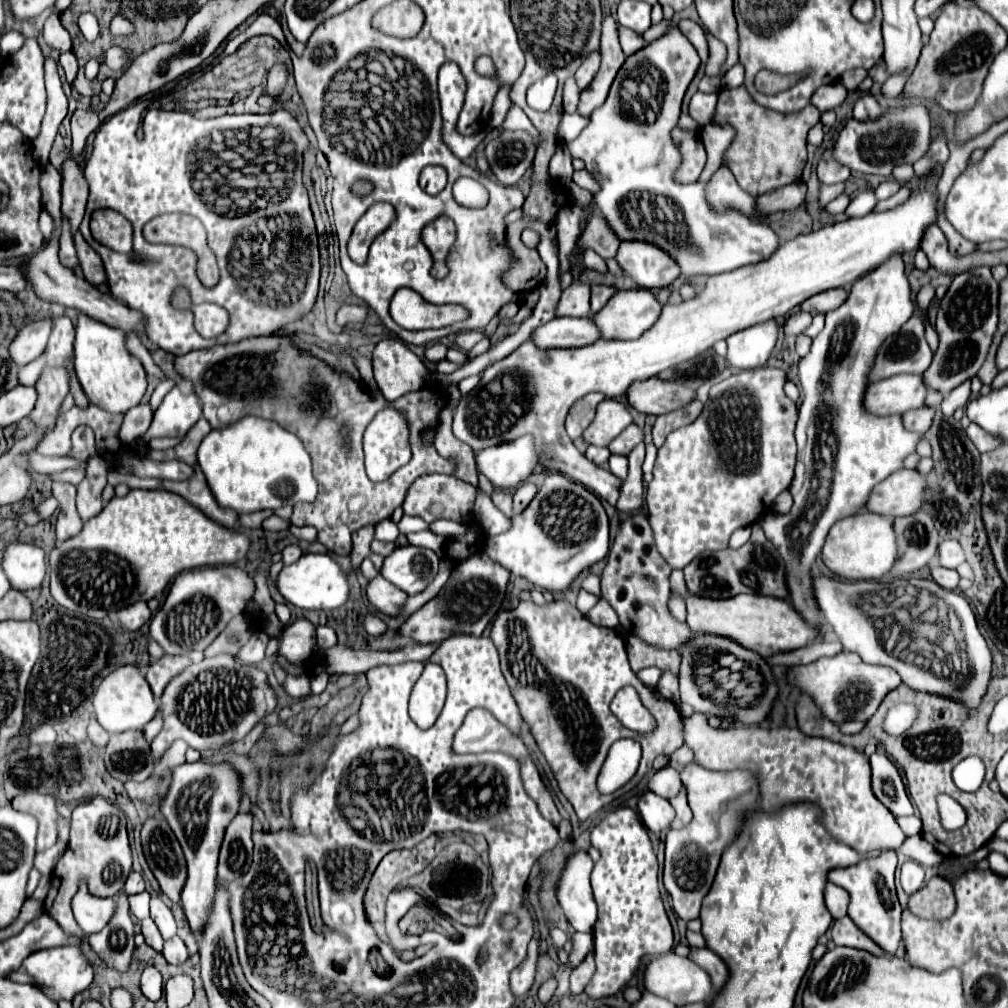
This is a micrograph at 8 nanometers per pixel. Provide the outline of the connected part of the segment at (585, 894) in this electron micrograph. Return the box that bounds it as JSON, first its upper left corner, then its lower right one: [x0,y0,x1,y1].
[556,850,596,932]

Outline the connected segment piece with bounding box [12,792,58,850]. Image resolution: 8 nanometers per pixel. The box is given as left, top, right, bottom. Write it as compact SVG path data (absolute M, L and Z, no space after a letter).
M38 792L20 794L12 800L12 806L22 812L30 812L38 818L40 828L38 828L36 850L46 850L54 846L58 838L58 810L56 810L56 800L52 796L38 794Z

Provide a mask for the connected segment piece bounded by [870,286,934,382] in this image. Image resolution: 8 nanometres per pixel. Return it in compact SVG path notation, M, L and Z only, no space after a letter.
M924 286L920 288L918 292L918 308L920 308L920 314L914 314L902 328L896 336L890 336L886 340L886 344L882 346L882 352L878 354L878 360L874 364L874 372L870 372L870 380L878 382L878 380L884 380L884 378L890 378L890 376L896 376L896 374L922 374L926 372L926 368L932 364L932 352L928 348L928 342L924 338L924 328L926 328L926 310L928 310L928 304L930 300L934 298L934 288L932 286Z

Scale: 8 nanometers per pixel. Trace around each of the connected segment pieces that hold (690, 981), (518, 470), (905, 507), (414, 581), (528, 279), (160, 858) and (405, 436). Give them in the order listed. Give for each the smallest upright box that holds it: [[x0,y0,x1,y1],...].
[[644,952,714,1006],[476,436,540,488],[866,468,928,518],[382,546,438,594],[506,222,546,294],[142,816,186,904],[363,407,412,482]]

